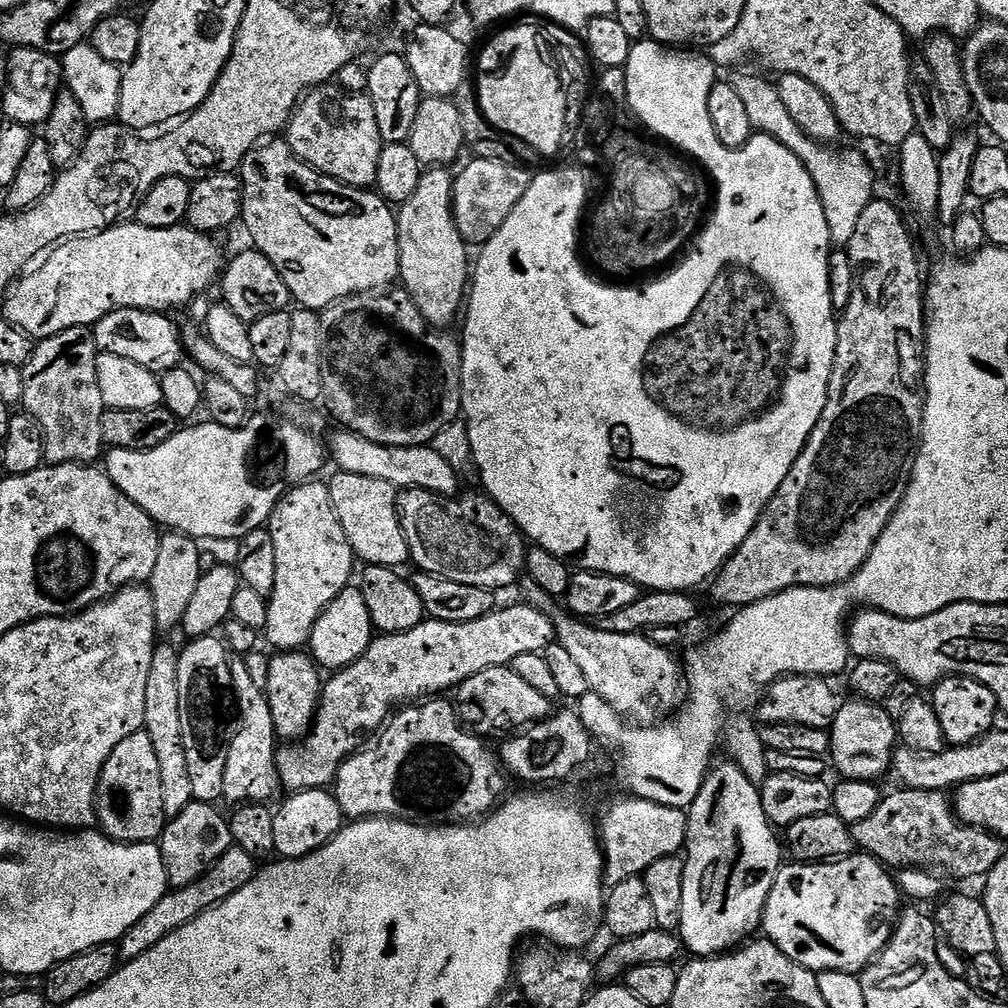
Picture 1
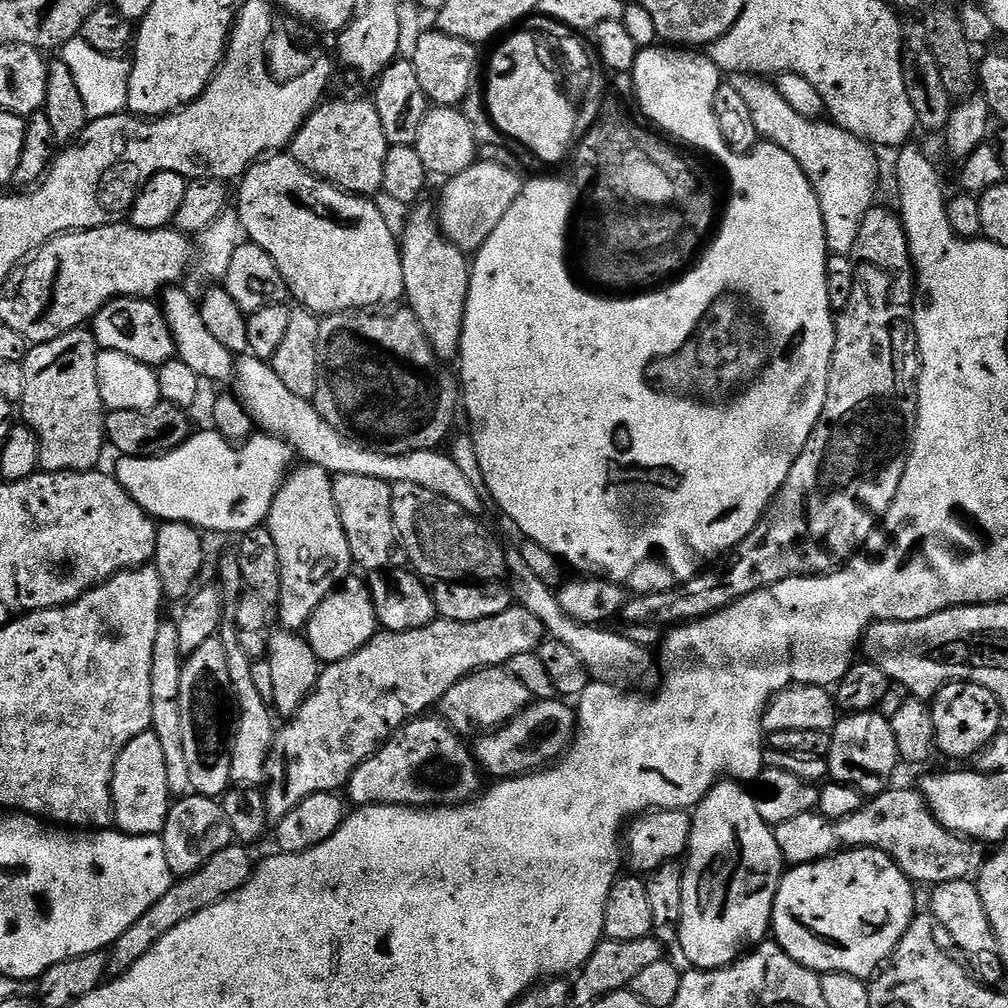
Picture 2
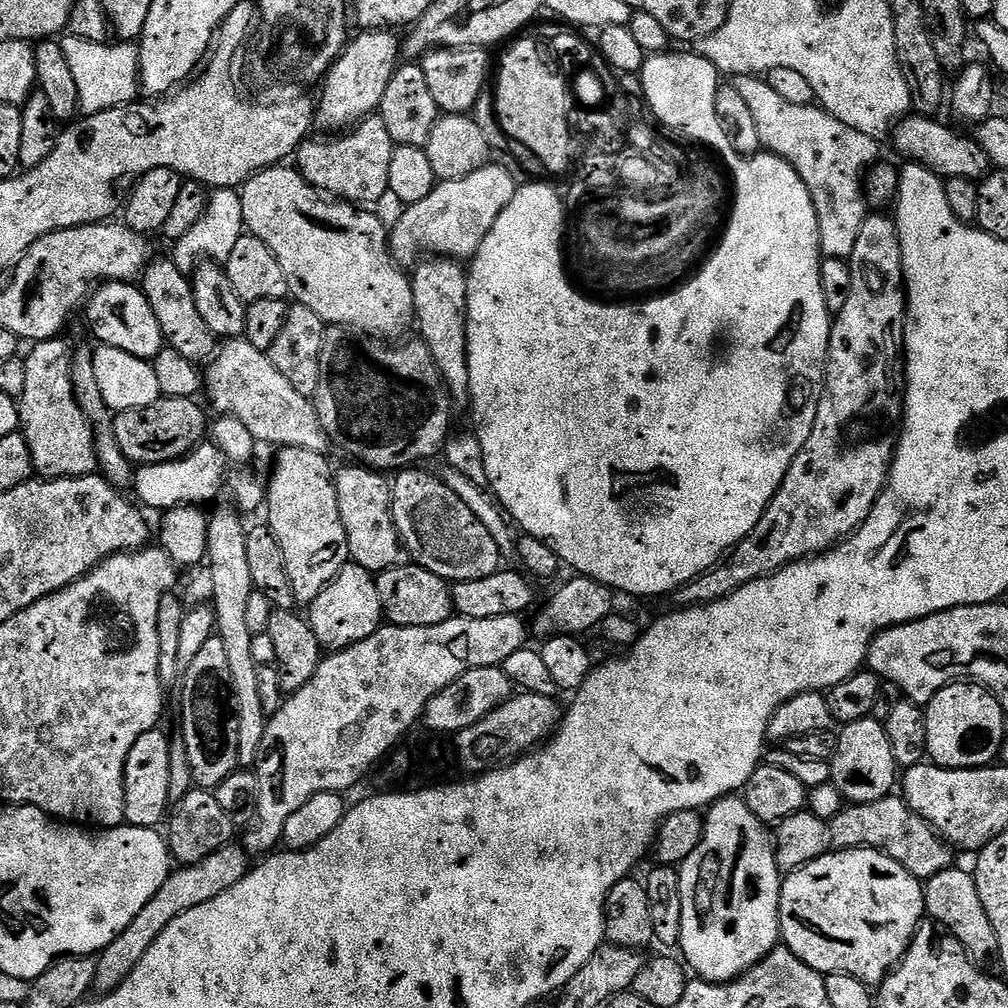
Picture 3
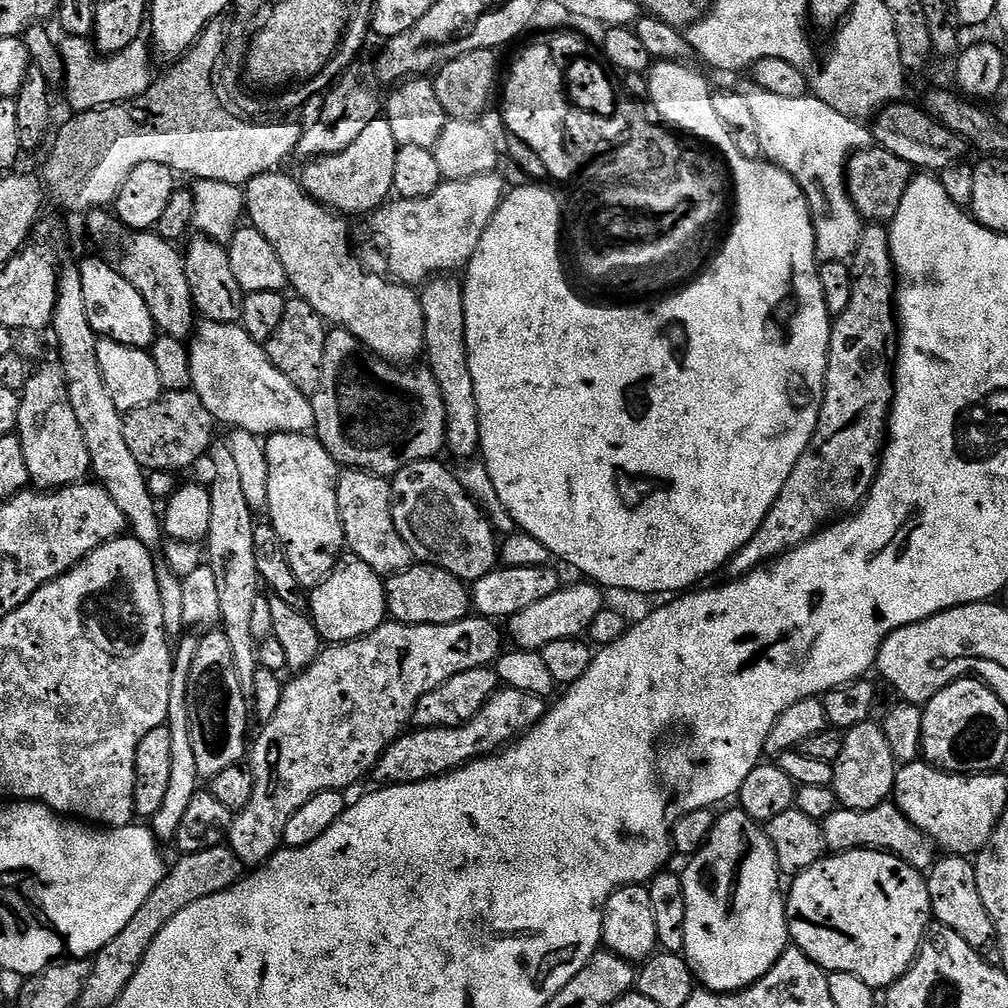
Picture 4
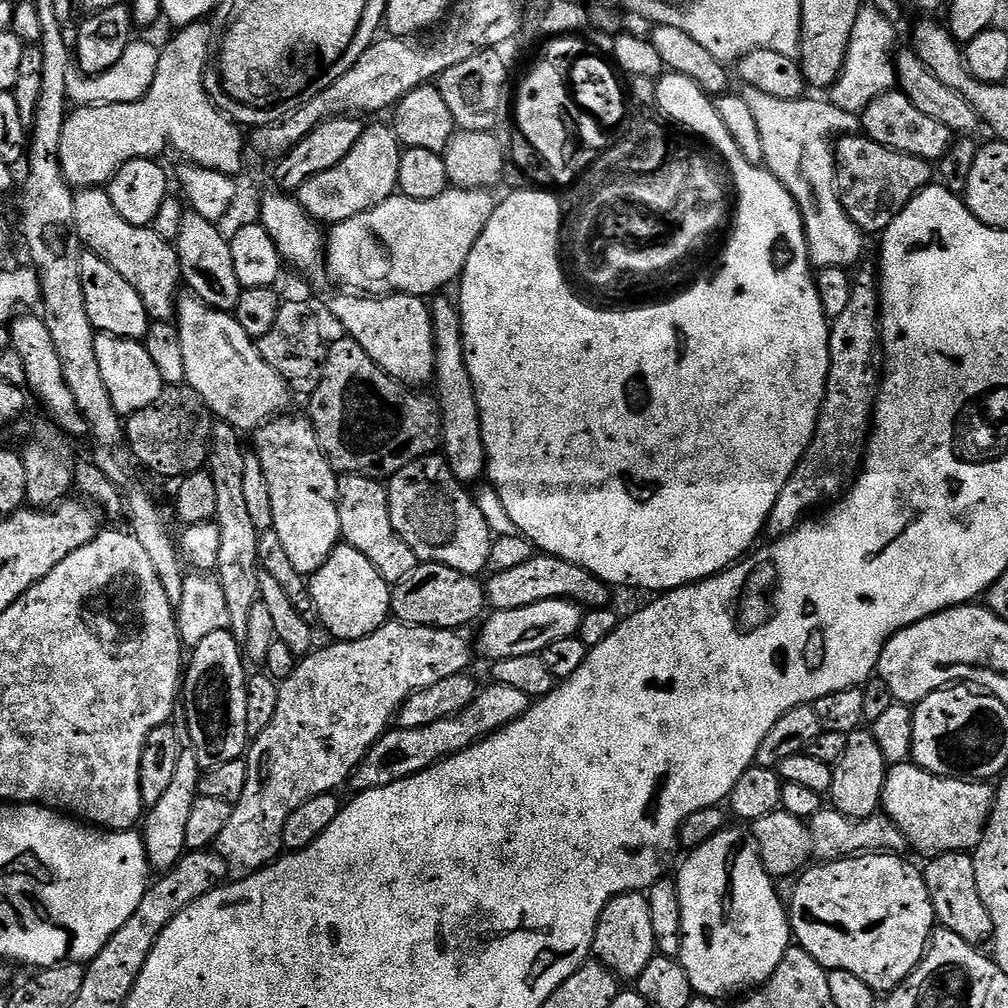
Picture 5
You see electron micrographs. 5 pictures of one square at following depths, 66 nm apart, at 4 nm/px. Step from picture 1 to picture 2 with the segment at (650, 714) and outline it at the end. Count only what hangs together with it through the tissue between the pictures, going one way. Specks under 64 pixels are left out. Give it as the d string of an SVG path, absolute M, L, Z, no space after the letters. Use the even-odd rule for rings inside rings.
M507 545L504 557L506 558L508 585L515 603L536 616L551 639L564 642L566 646L574 650L586 665L589 677L605 684L629 686L628 684L636 684L639 680L646 679L651 668L653 671L654 660L653 657L651 660L651 653L647 649L630 642L617 631L616 633L610 632L608 628L578 623L570 618L562 610L557 593L546 586L542 578L538 577L538 574L535 574L534 570L527 565L526 558L523 557L517 545Z

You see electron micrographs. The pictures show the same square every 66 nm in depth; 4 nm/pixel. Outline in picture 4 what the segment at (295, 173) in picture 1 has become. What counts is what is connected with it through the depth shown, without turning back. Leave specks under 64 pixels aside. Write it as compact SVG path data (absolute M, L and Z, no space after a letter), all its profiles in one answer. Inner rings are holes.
M283 171L267 172L254 178L246 185L246 216L251 227L256 228L274 246L282 266L286 266L288 282L299 299L310 302L316 313L329 325L345 328L354 338L358 338L370 351L397 366L408 366L421 359L424 351L426 322L422 318L422 302L419 295L409 285L383 280L372 272L367 272L356 260L348 255L352 248L348 245L349 221L310 198L304 192L295 175L283 176Z

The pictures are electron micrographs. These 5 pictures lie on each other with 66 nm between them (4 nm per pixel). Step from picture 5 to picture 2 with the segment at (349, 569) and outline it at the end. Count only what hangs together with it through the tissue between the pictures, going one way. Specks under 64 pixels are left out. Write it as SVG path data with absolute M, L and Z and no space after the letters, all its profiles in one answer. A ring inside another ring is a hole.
M352 574L347 580L340 583L333 592L326 594L326 598L322 598L322 602L318 602L318 610L314 610L314 614L310 614L308 619L306 635L321 665L327 666L334 662L342 662L342 658L350 658L354 654L358 654L358 650L362 650L362 646L366 646L366 642L370 642L376 637L377 631L374 598L370 598L367 583L363 579L359 580L356 574Z

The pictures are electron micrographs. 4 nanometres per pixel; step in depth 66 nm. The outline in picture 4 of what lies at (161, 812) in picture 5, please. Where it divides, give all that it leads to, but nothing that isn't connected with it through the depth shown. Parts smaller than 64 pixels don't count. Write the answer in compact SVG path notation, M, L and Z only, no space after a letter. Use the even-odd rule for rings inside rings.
M185 634L179 637L174 648L172 657L172 681L170 682L170 707L166 709L164 719L166 727L170 730L170 742L172 744L172 758L170 769L170 783L162 801L162 806L158 814L150 818L150 827L153 836L157 841L175 841L178 834L178 825L182 822L186 809L190 807L190 802L194 794L201 787L202 778L198 774L198 765L194 759L194 750L190 743L190 706L186 702L186 690L188 689L188 679L190 678L190 666L194 666L194 654L198 654L200 636Z

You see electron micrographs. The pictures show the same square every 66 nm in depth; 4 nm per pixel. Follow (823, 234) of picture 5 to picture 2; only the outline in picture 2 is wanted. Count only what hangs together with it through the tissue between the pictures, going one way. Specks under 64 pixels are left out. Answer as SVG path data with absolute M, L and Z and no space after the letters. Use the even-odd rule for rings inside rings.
M734 72L726 82L734 86L734 91L744 99L746 106L750 106L750 114L754 118L754 126L758 126L761 141L786 150L786 154L790 154L790 158L802 166L822 210L829 253L833 256L851 256L854 242L858 242L858 230L862 230L866 214L874 207L875 200L872 199L876 196L876 183L880 180L877 149L862 138L854 138L854 134L827 119L811 120L798 114L798 110L794 110L794 106L782 98L771 79Z

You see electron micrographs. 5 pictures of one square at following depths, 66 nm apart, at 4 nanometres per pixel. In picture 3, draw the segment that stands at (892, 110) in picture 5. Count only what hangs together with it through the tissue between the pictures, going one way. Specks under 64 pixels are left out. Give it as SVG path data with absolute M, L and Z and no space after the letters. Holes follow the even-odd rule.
M909 114L892 129L890 140L896 143L896 148L905 156L905 161L921 164L944 180L966 178L979 182L989 175L988 155L986 150L982 150L982 146L978 146L976 139L971 135L963 136L962 133L955 132L938 121L939 119L931 116Z

